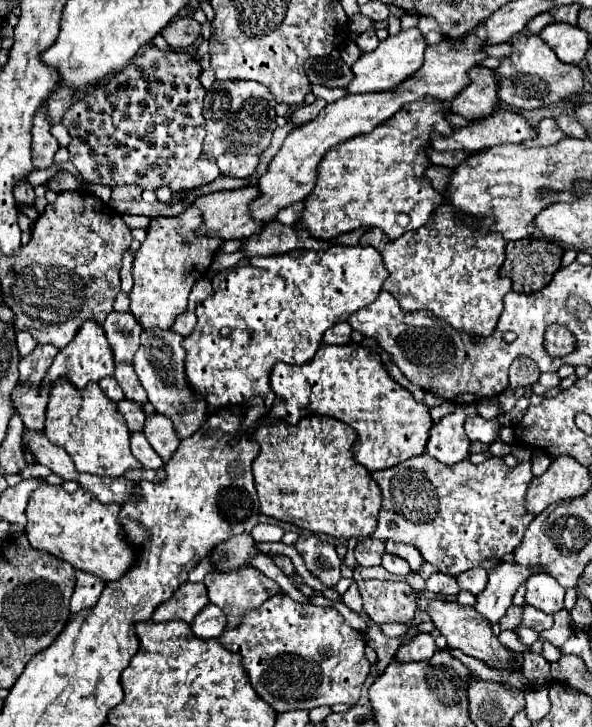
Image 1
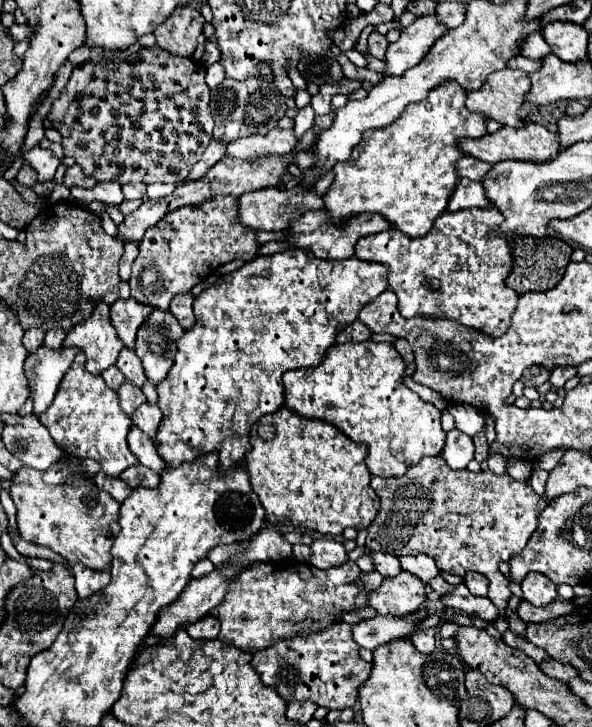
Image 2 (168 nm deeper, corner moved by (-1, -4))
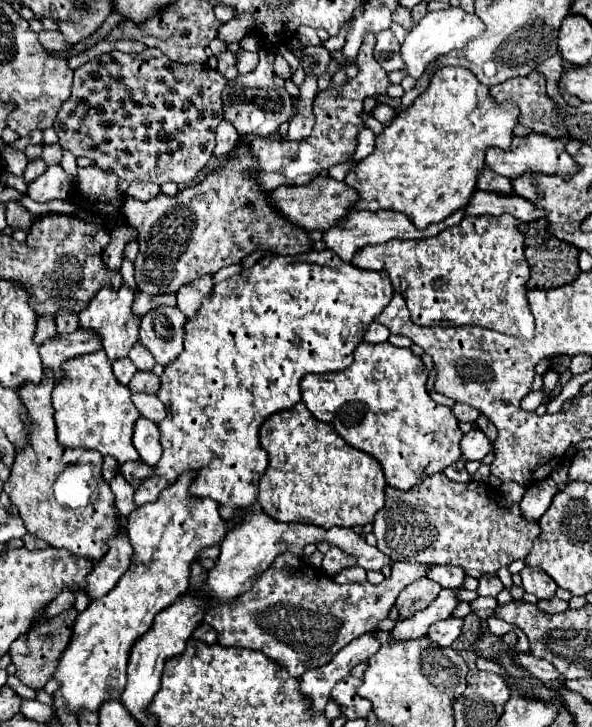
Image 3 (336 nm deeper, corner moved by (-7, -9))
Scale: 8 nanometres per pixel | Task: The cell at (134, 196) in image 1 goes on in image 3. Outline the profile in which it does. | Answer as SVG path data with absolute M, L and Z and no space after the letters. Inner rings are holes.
M135 182L135 184L131 184L129 188L127 188L127 192L125 192L127 196L131 196L131 198L135 198L135 200L141 200L141 202L147 202L147 200L151 200L153 196L157 196L159 194L159 186L157 184L143 184L143 182Z

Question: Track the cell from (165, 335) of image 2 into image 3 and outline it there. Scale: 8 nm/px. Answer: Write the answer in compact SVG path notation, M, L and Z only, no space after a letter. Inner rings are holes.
M163 306L143 316L139 326L139 342L151 352L157 364L167 366L183 352L187 318L179 308Z

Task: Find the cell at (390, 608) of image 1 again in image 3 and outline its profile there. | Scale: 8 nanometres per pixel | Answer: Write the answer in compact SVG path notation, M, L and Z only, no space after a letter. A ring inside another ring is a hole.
M421 578L421 580L405 586L395 602L395 608L399 610L399 618L405 620L405 618L413 616L415 612L427 608L437 598L439 592L441 592L441 586L429 578Z

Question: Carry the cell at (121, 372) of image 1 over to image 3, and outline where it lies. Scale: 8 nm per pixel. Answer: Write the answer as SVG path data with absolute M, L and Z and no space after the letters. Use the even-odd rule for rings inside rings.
M139 342L131 348L131 352L129 352L129 360L137 366L139 372L151 372L151 368L155 366L153 356L151 356Z

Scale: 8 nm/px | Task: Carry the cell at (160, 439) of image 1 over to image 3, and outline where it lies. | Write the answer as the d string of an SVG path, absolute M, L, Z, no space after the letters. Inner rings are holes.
M139 394L139 396L131 396L131 398L133 398L133 404L135 404L135 408L139 410L139 414L143 418L147 418L147 420L151 420L155 424L159 424L165 418L165 414L167 414L165 406L157 396Z

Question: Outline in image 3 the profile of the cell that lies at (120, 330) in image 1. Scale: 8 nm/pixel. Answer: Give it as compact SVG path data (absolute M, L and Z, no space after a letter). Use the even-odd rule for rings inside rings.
M137 292L133 300L133 316L143 318L149 310L159 306L175 306L175 296L143 296L143 292Z

